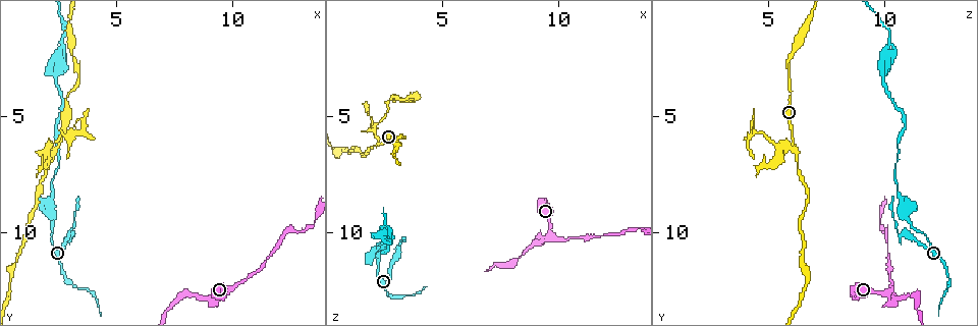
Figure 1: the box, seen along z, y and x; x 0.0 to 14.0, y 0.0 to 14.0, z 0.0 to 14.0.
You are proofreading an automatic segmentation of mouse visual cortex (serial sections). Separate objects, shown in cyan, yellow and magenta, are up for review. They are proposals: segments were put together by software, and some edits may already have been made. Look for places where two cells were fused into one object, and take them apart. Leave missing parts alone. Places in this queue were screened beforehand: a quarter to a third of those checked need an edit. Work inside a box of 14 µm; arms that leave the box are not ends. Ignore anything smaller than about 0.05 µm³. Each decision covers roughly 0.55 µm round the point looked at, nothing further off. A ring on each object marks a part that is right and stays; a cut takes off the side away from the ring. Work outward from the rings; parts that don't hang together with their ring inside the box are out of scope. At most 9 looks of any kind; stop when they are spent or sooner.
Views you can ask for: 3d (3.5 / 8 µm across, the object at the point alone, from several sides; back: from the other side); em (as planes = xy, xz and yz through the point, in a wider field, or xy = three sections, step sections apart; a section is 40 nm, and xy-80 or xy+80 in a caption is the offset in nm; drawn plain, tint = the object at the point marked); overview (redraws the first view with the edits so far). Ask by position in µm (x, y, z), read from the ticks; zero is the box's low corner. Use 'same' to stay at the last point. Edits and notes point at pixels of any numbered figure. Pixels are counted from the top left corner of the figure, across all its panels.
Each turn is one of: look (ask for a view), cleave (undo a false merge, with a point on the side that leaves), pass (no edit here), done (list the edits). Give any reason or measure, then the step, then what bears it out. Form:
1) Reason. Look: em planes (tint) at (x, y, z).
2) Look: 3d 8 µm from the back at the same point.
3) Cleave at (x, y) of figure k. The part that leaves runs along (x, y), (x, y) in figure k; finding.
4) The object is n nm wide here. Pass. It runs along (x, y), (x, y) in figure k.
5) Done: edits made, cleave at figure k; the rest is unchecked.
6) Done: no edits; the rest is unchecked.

Side arm on a straight run. Look: 3d 3.5 µm at (2.4, 6.4, 6.1).

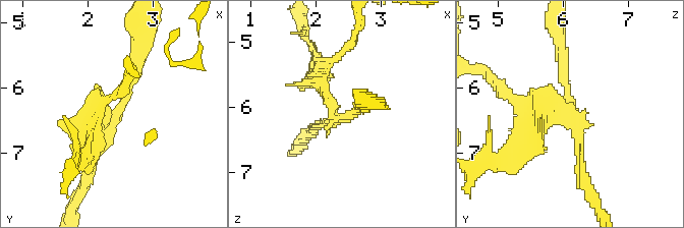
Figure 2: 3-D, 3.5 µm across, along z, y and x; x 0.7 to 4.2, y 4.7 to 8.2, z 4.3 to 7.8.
Look: em planes (tint) at (2.40, 6.55, 6.15).

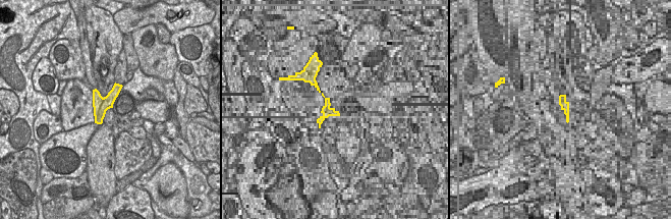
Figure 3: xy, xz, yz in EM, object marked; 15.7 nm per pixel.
Cleave at (546, 99) of figure 2. A border runs along (104, 98), (99, 113), (95, 117) in figure 3; a second cell is stuck on.

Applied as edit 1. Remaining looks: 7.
Look: overview.

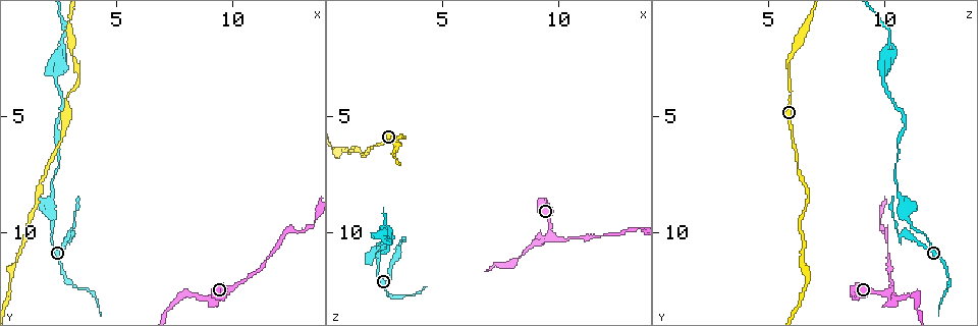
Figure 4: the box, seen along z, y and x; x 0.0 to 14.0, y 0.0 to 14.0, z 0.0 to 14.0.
Sharp bend. Look: 3d 3.5 µm at (2.2, 9.2, 10.9).

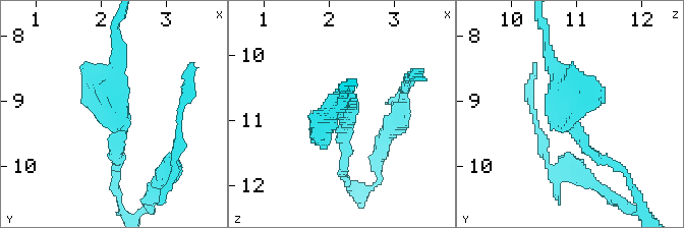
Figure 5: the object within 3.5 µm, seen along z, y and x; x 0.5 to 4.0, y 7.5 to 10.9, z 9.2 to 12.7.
Look: em planes (tint) at (2.25, 9.30, 10.85).

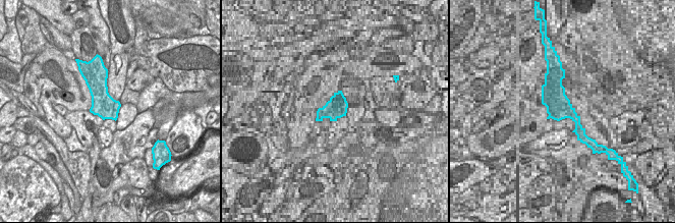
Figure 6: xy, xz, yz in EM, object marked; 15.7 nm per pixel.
The object is 380 nm wide here. Pass. It runs along (611, 163), (587, 151), (559, 110), (552, 51) in figure 5; continuous, no second cell.

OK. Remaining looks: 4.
Abrupt turn. Look: 3d 3.5 µm from the back at (12.3, 10.0, 10.1).

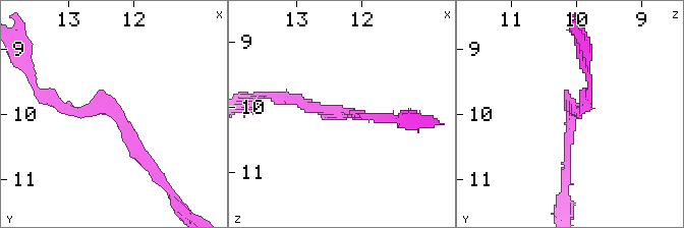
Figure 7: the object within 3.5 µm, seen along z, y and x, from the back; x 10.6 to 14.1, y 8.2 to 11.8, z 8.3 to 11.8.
Now the EM. Look: em xy step 2 (tint) at (12.35, 9.90, 10.05).

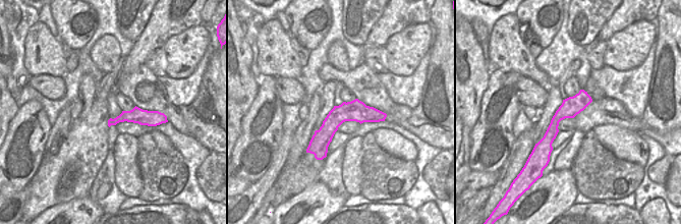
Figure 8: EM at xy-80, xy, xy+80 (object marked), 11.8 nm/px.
Pass. All the same cell.

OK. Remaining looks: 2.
Branch point. Look: 3d 8 µm at (2.6, 2.8, 10.0).

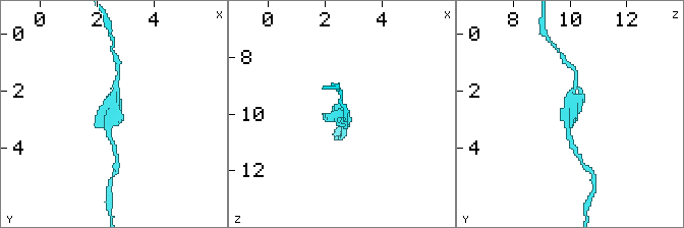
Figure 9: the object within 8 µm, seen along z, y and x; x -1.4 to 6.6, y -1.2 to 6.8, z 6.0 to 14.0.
Shape alone is not enough. Look: em xy step 5 (tint) at (2.5, 2.9, 10.0).

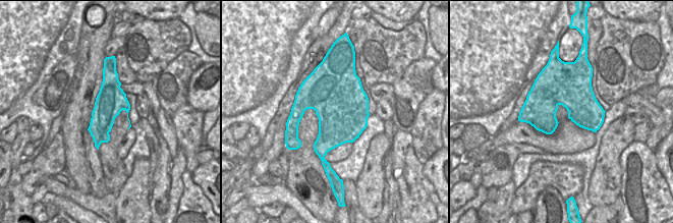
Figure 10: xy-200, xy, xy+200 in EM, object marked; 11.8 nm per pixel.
Pass. It runs along (568, 135), (570, 94), (576, 80) in figure 9; continuous, no second cell.

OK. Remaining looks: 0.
Done: edits made, cleave at figure 2; the rest is unchecked.

